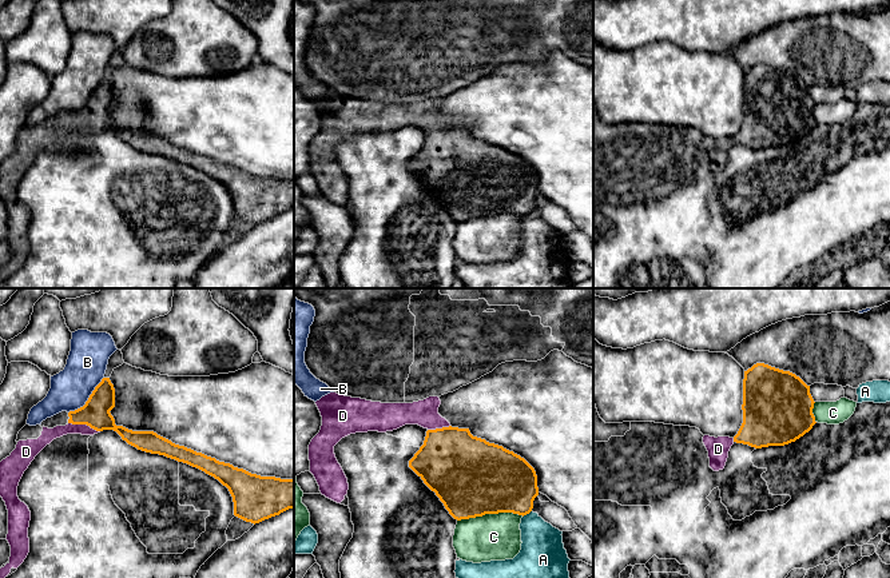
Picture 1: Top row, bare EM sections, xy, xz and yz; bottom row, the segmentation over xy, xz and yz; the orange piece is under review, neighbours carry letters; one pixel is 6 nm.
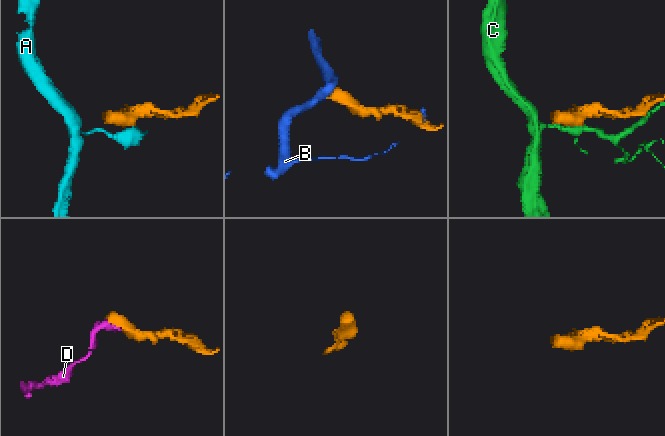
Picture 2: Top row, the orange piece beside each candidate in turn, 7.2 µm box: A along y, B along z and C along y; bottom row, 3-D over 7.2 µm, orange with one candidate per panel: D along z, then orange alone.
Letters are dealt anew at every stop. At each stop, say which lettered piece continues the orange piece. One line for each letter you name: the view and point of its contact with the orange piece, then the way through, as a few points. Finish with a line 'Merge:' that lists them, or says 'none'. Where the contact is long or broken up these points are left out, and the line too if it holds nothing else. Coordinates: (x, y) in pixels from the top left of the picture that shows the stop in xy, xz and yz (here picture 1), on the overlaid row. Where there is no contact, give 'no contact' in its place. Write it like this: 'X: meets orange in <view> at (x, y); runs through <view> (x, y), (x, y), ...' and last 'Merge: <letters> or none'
D: meets orange in xy at (84, 423)
Merge: D

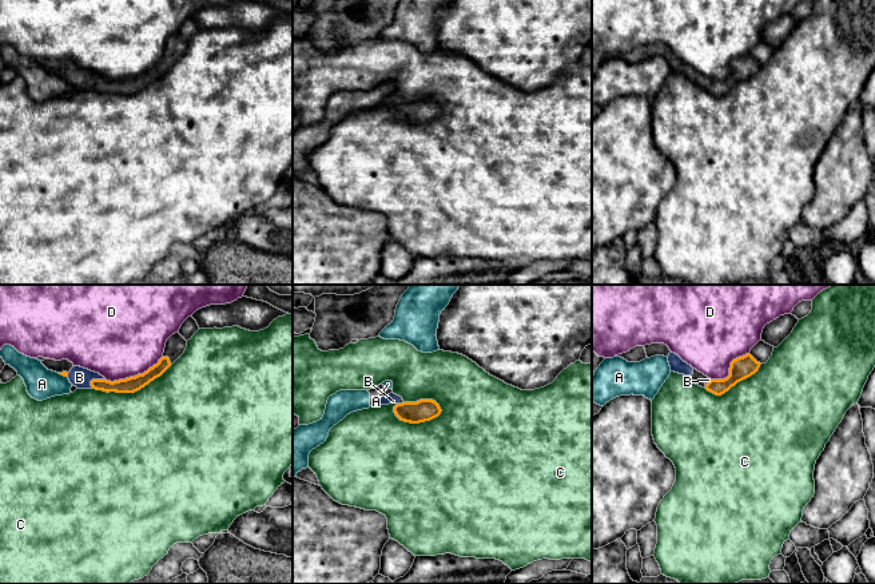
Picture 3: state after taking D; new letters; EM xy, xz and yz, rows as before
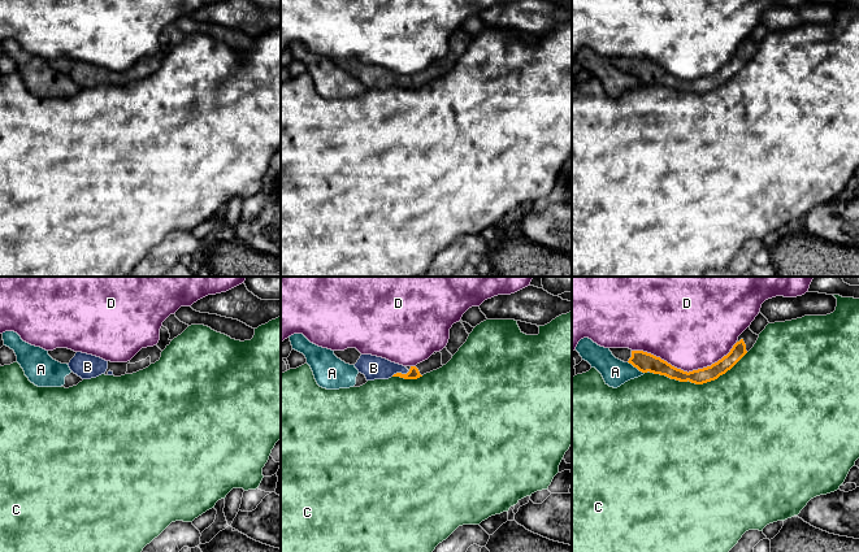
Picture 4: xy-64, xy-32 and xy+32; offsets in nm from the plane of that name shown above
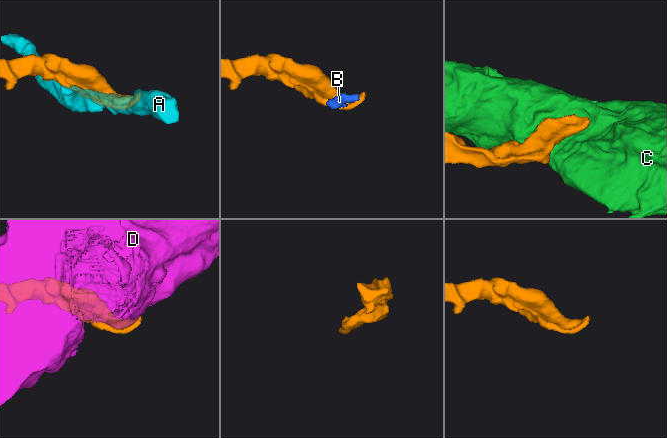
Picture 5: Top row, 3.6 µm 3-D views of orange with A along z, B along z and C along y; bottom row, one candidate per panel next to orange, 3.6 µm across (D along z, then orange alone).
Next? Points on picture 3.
B: meets orange in xy at (94, 380); runs through xy (130, 385), (103, 385), (94, 380), (79, 377)
Merge: B

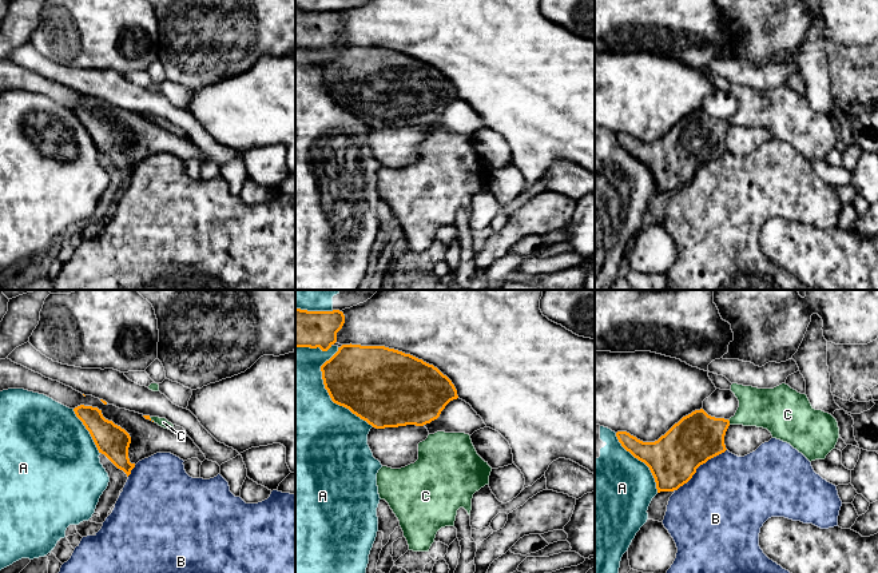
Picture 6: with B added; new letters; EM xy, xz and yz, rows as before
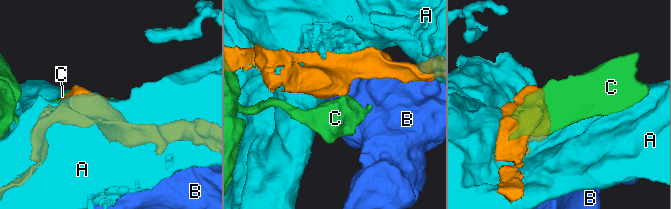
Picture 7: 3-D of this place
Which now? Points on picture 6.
Merge: none

